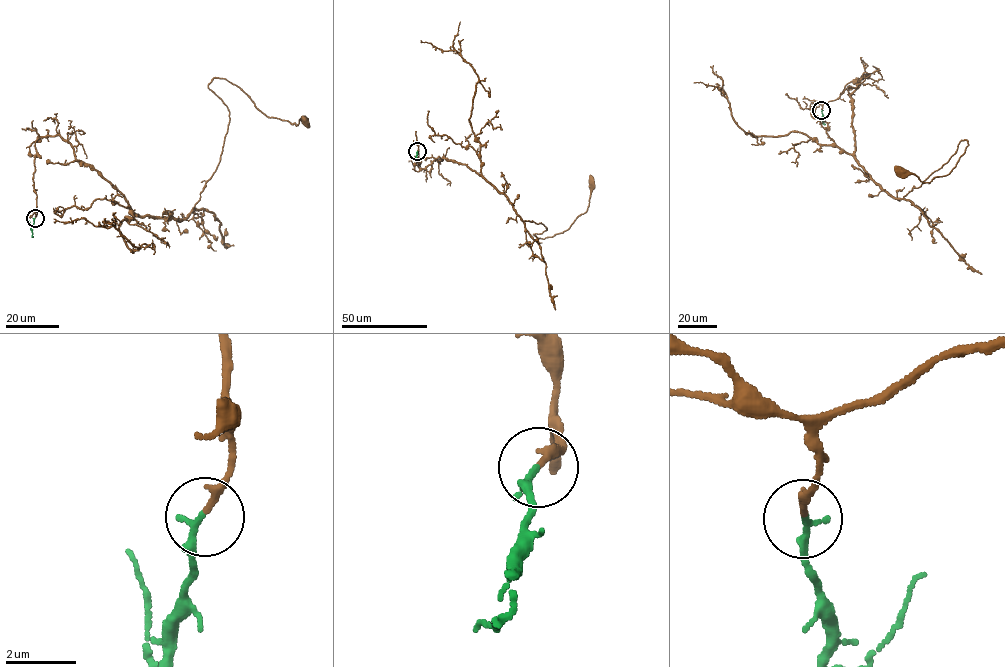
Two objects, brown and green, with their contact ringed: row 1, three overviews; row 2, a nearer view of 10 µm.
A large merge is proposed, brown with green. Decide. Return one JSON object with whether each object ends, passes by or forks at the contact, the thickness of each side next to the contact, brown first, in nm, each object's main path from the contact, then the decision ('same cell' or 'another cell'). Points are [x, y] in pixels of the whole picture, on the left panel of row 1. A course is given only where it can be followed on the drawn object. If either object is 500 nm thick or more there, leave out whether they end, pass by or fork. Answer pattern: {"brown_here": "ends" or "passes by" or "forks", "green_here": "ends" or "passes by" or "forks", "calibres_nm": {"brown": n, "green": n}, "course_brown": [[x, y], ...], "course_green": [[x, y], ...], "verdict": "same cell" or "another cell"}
{"brown_here": "ends", "green_here": "ends", "calibres_nm": {"brown": 200, "green": 170}, "course_brown": [[34, 217], [41, 137], [70, 144], [135, 214], [181, 219], [229, 124], [213, 79], [269, 118], [305, 120]], "course_green": [[34, 218], [33, 236]], "verdict": "same cell"}

